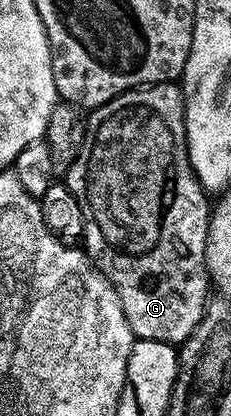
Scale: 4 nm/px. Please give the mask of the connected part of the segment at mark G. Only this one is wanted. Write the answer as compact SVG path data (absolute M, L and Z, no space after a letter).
M176 82L155 83L148 87L138 87L124 91L122 95L114 97L115 109L119 109L123 105L129 105L129 103L139 103L139 101L153 105L153 99L157 99L157 101L175 99L173 105L169 107L173 111L173 117L167 121L169 127L171 127L173 147L171 147L171 155L169 155L169 161L167 161L165 171L163 171L161 191L159 191L159 201L167 201L165 213L169 213L167 221L165 221L163 239L155 241L149 249L143 249L141 253L123 253L123 247L113 247L113 241L101 241L105 231L101 229L101 225L97 221L97 215L87 213L87 211L91 211L91 209L87 209L89 207L87 203L78 203L84 223L83 250L93 260L94 267L116 289L121 308L125 314L125 320L134 336L141 339L158 339L168 343L188 345L197 336L197 326L205 312L205 305L211 298L211 292L209 292L209 287L211 291L211 276L208 267L205 265L205 248L209 246L211 203L205 200L207 192L202 187L201 182L198 181L196 173L193 172L193 166L189 164L189 145L185 140L185 93Z

